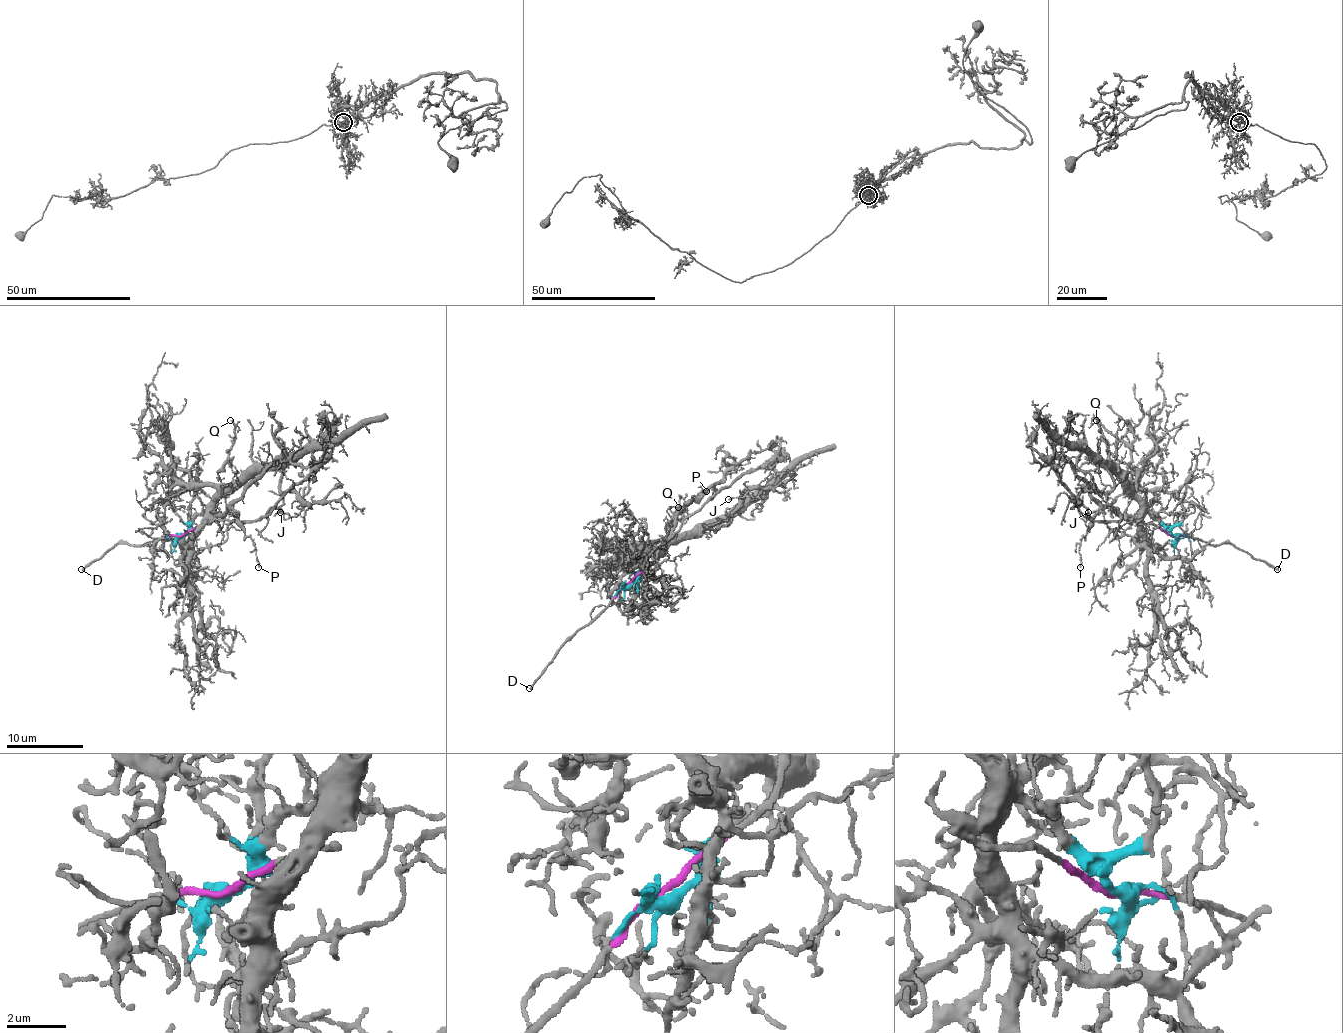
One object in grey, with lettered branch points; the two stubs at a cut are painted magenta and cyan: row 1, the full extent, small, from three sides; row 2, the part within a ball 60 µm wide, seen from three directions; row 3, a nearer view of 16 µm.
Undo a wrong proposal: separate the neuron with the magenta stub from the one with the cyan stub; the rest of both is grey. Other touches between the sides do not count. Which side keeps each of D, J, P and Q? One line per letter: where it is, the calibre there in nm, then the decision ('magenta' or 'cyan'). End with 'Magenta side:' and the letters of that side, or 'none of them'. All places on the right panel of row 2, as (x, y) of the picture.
D: place (1277, 569); calibre 220 nm; magenta
J: place (1088, 512); calibre 160 nm; cyan
P: place (1080, 567); calibre 130 nm; cyan
Q: place (1096, 420); calibre 100 nm; cyan
Magenta side: D

